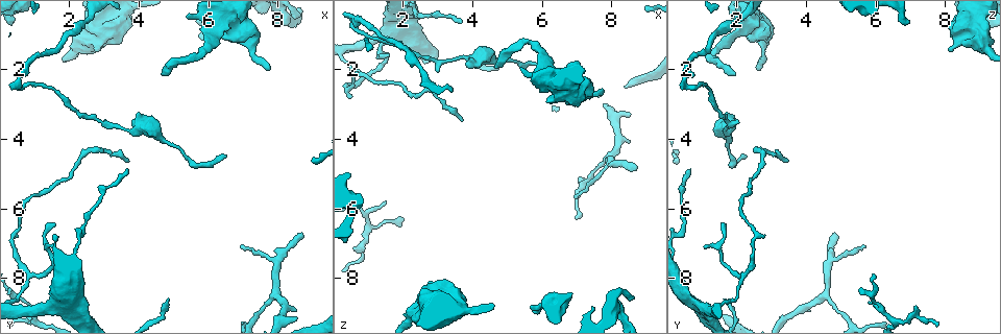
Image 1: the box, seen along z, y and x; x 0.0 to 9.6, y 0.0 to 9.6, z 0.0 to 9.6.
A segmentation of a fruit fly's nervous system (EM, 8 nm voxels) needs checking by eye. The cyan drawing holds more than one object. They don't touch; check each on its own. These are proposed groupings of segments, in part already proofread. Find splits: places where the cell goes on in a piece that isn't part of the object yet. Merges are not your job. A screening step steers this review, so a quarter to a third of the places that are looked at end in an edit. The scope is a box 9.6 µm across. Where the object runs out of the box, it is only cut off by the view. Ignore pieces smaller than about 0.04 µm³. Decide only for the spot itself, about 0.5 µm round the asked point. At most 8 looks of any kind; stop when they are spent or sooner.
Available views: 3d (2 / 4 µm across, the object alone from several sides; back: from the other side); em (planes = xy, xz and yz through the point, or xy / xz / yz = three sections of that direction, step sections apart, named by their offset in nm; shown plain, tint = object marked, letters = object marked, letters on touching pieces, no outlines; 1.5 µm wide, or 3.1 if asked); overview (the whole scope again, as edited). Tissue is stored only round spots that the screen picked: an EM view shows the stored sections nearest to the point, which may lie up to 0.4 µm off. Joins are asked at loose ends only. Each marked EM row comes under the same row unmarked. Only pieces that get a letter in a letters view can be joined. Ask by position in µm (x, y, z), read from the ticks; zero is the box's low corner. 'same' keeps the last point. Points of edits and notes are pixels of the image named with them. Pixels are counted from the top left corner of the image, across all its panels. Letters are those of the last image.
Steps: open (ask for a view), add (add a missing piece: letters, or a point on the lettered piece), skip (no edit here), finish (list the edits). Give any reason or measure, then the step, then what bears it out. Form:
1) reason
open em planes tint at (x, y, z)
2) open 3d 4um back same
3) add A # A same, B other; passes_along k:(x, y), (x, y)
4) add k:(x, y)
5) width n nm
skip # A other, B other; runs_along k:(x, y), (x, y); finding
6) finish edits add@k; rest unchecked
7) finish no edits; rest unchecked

stops while still wide
open 3d 2um at (2.80, 1.40, 8.10)

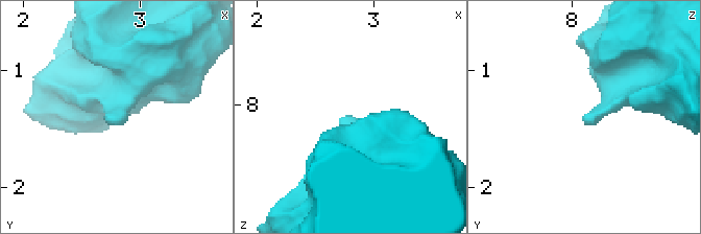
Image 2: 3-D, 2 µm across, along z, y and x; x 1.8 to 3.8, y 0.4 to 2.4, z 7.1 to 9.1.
shape alone is not enough
open em yz step 4 letters at (2.76, 1.40, 8.08)

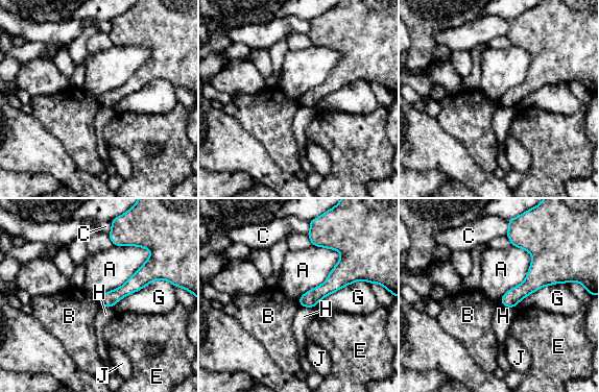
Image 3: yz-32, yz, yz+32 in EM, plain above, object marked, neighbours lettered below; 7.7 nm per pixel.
skip # A other, B other, C other, E other, G other, H other, J other; border 3:(97, 299), (101, 307); no lettered piece goes on from it

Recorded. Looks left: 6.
branch stops here
open 3d 4um at (4.70, 2.20, 1.90)

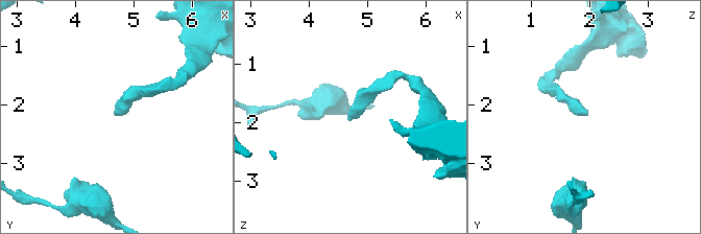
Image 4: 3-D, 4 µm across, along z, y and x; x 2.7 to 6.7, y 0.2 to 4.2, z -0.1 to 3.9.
open em planes tint at (4.70, 2.10, 1.95)

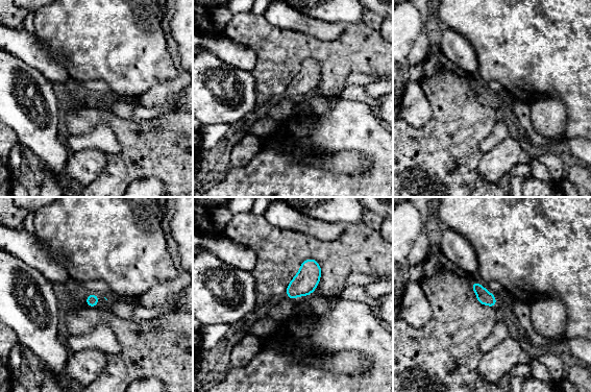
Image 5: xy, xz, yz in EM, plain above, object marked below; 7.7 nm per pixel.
what lies round it
open em planes letters same

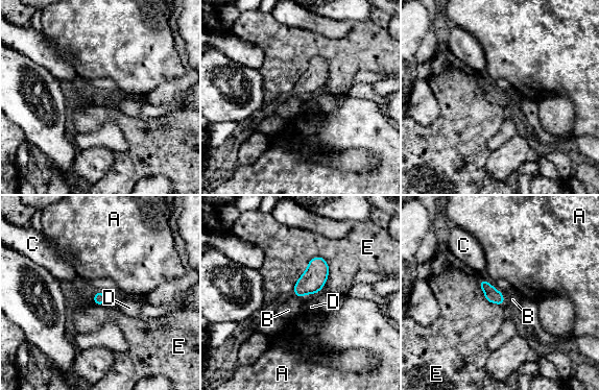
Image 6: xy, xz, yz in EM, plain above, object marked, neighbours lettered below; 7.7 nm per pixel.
add 6:(512, 299) # A other, B same, C other, D other, E other; it goes on there

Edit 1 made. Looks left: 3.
open overview

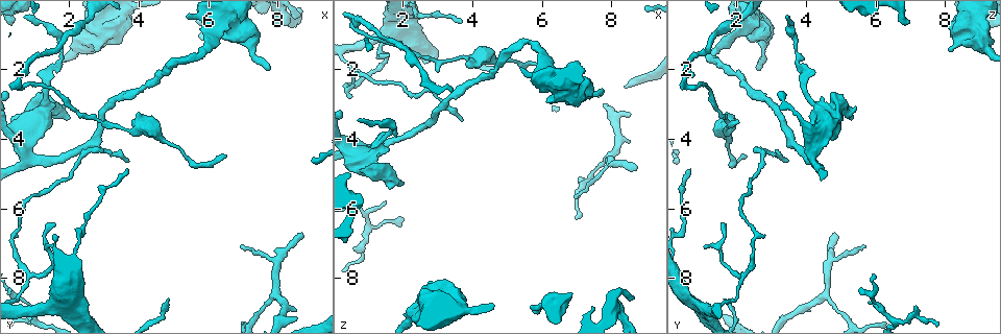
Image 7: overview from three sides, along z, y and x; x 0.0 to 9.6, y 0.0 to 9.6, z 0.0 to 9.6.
open em planes letters at (8.70, 6.70, 4.75)

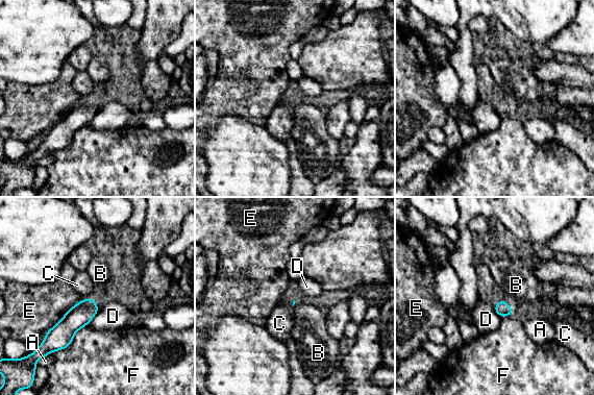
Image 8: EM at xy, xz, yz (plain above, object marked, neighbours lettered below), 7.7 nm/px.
add 8:(516, 285) # A other, B same, C other, D other, E other, F other; passes_along 8:(501, 309), (508, 304), (516, 285); the cell continues

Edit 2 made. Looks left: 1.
finish edits add@6, add@8; rest unchecked

